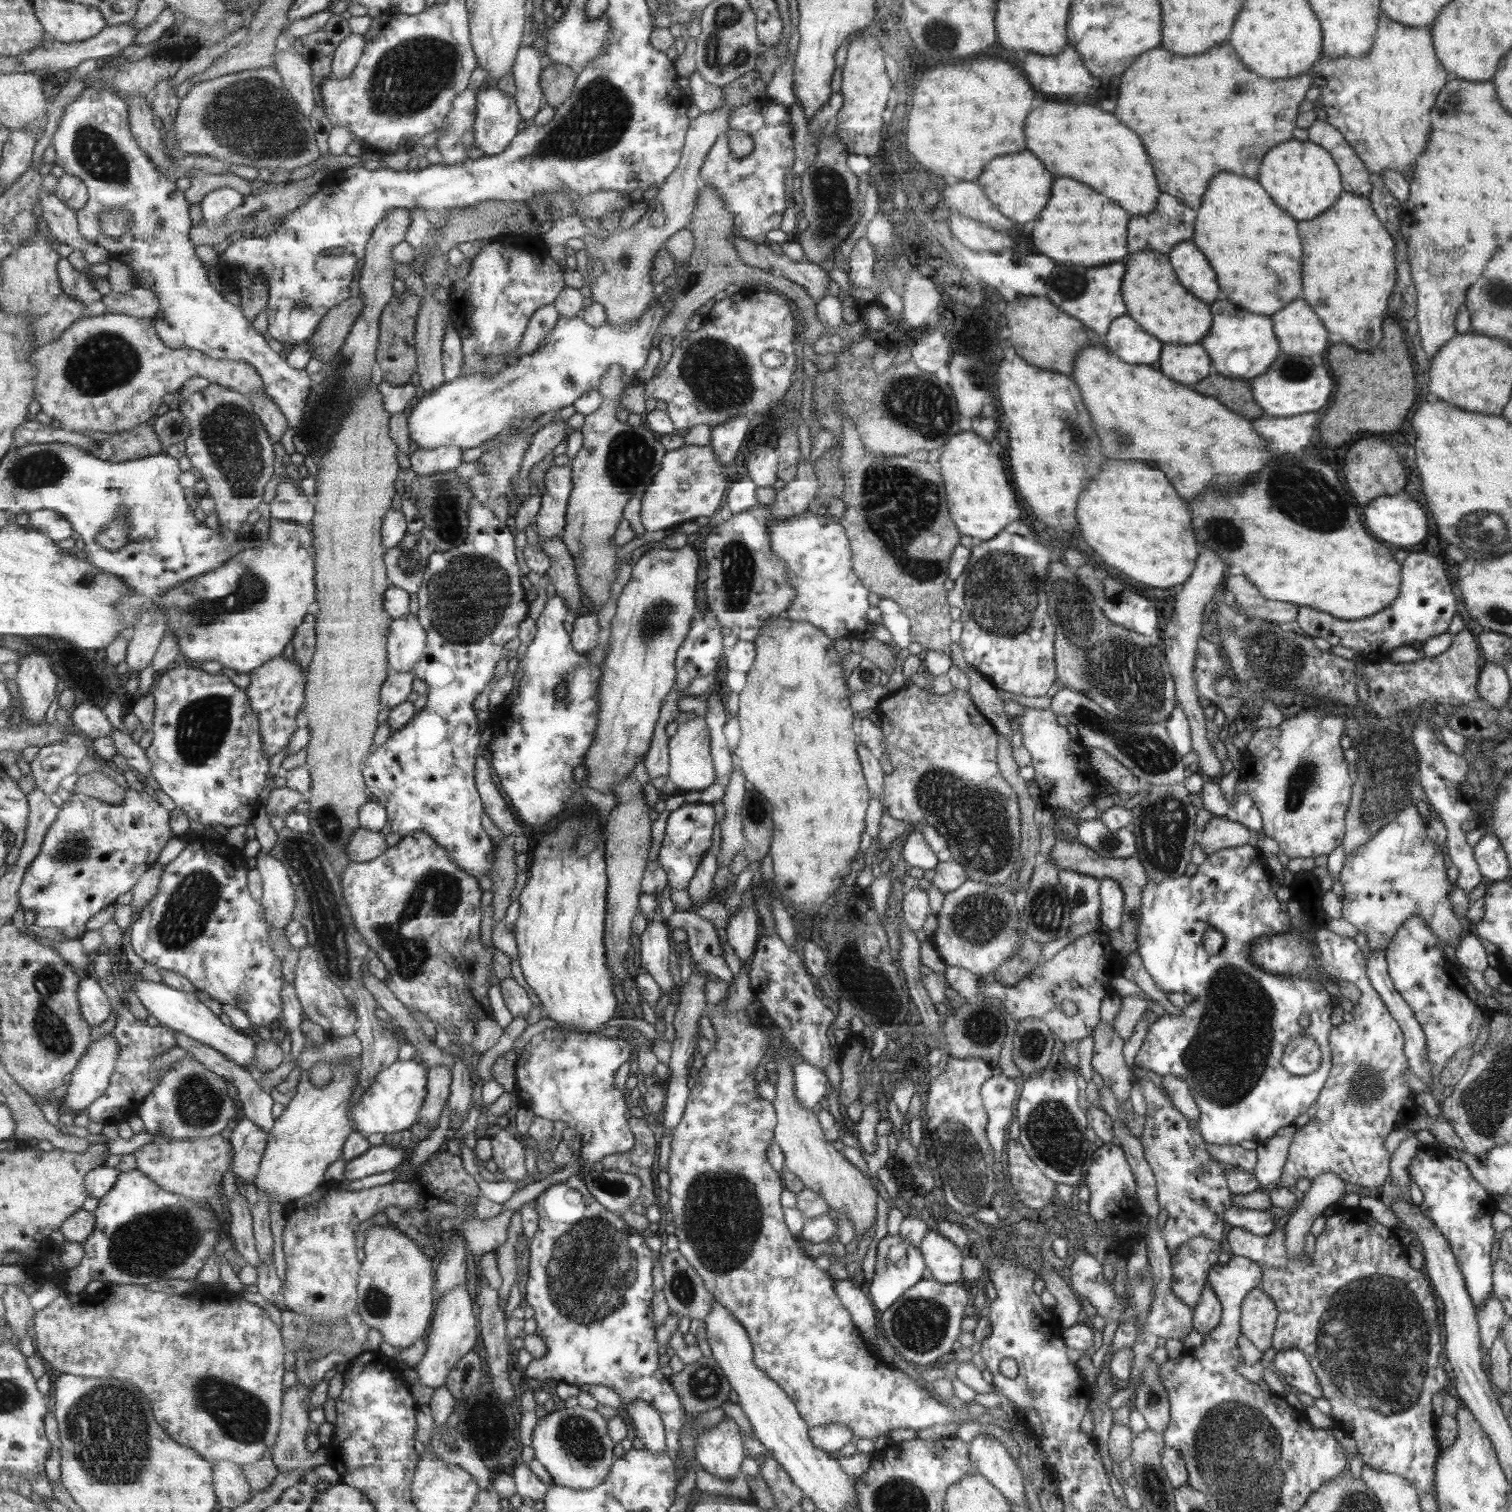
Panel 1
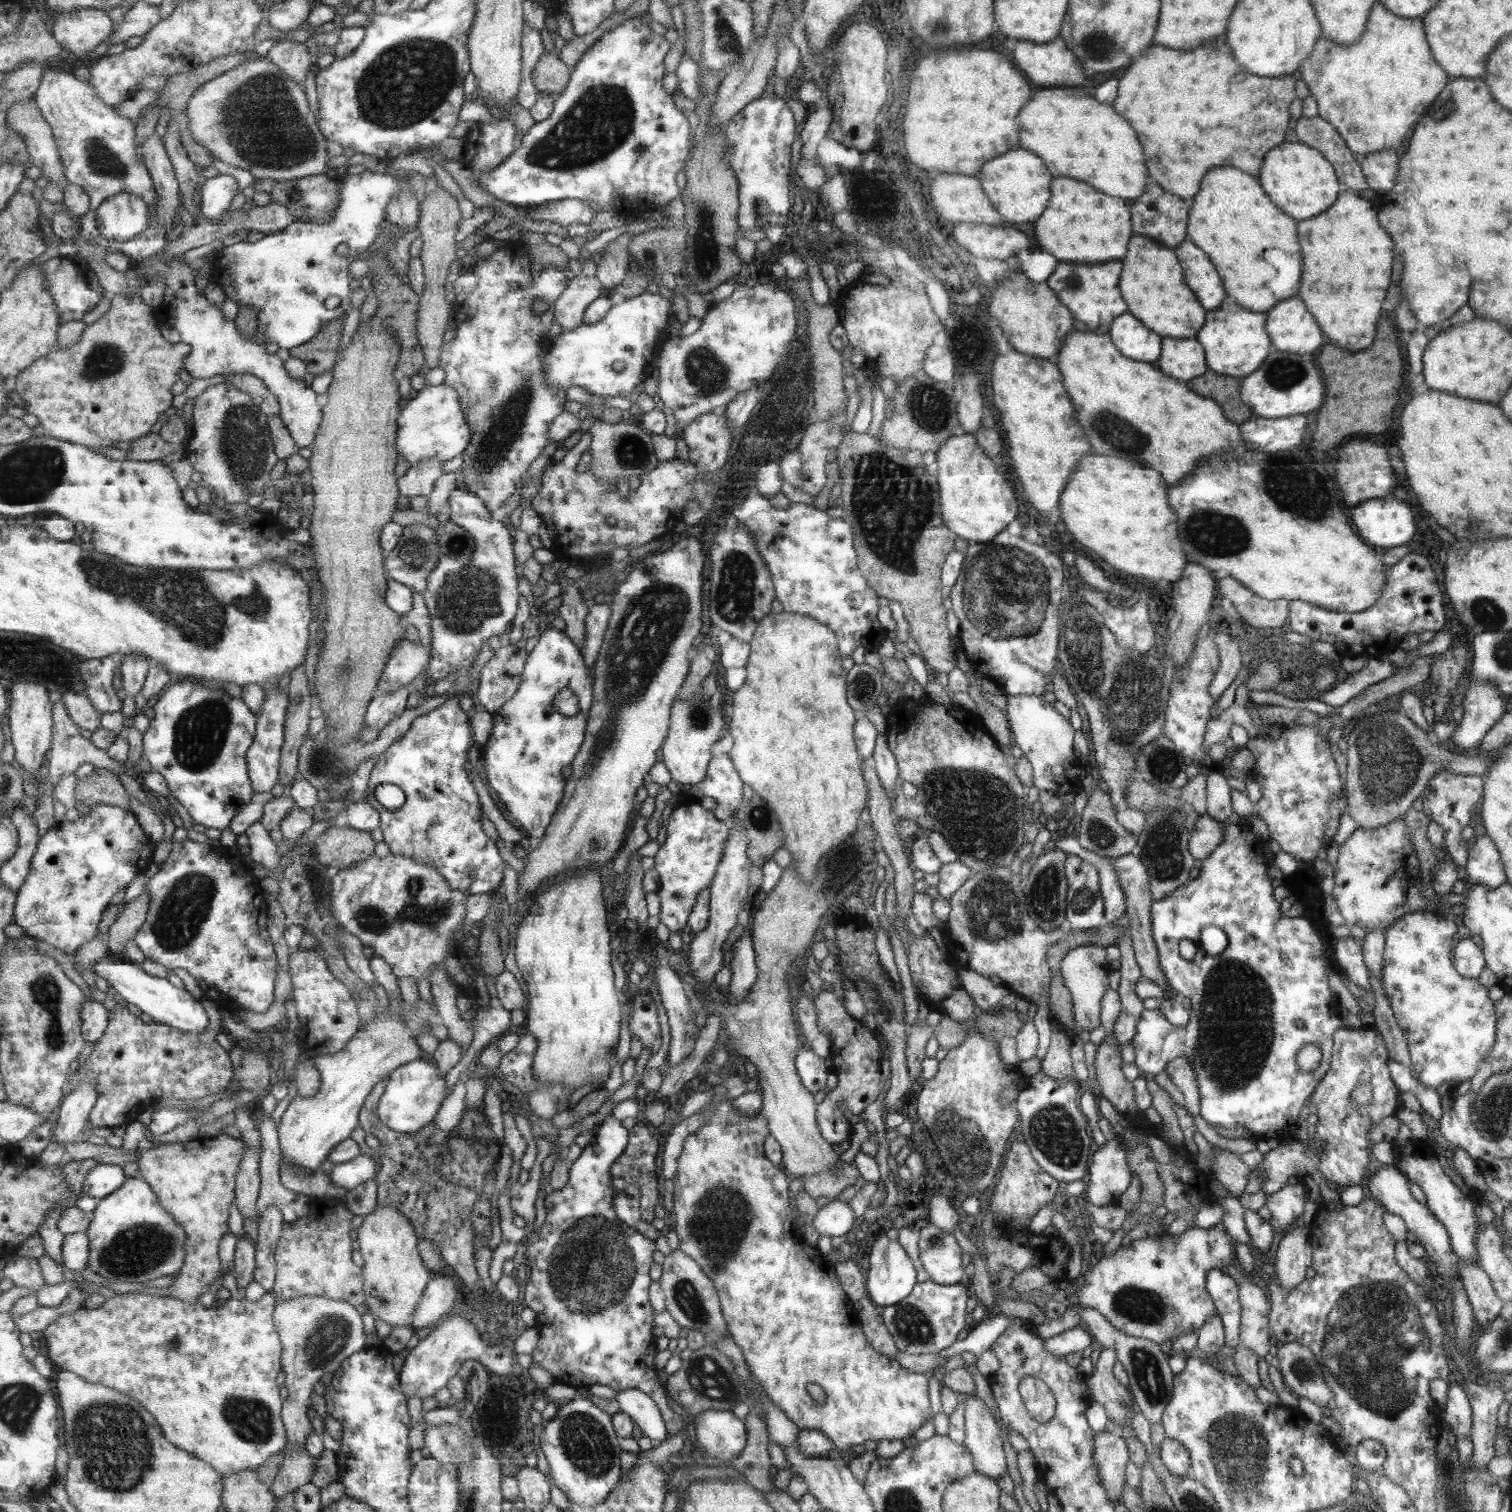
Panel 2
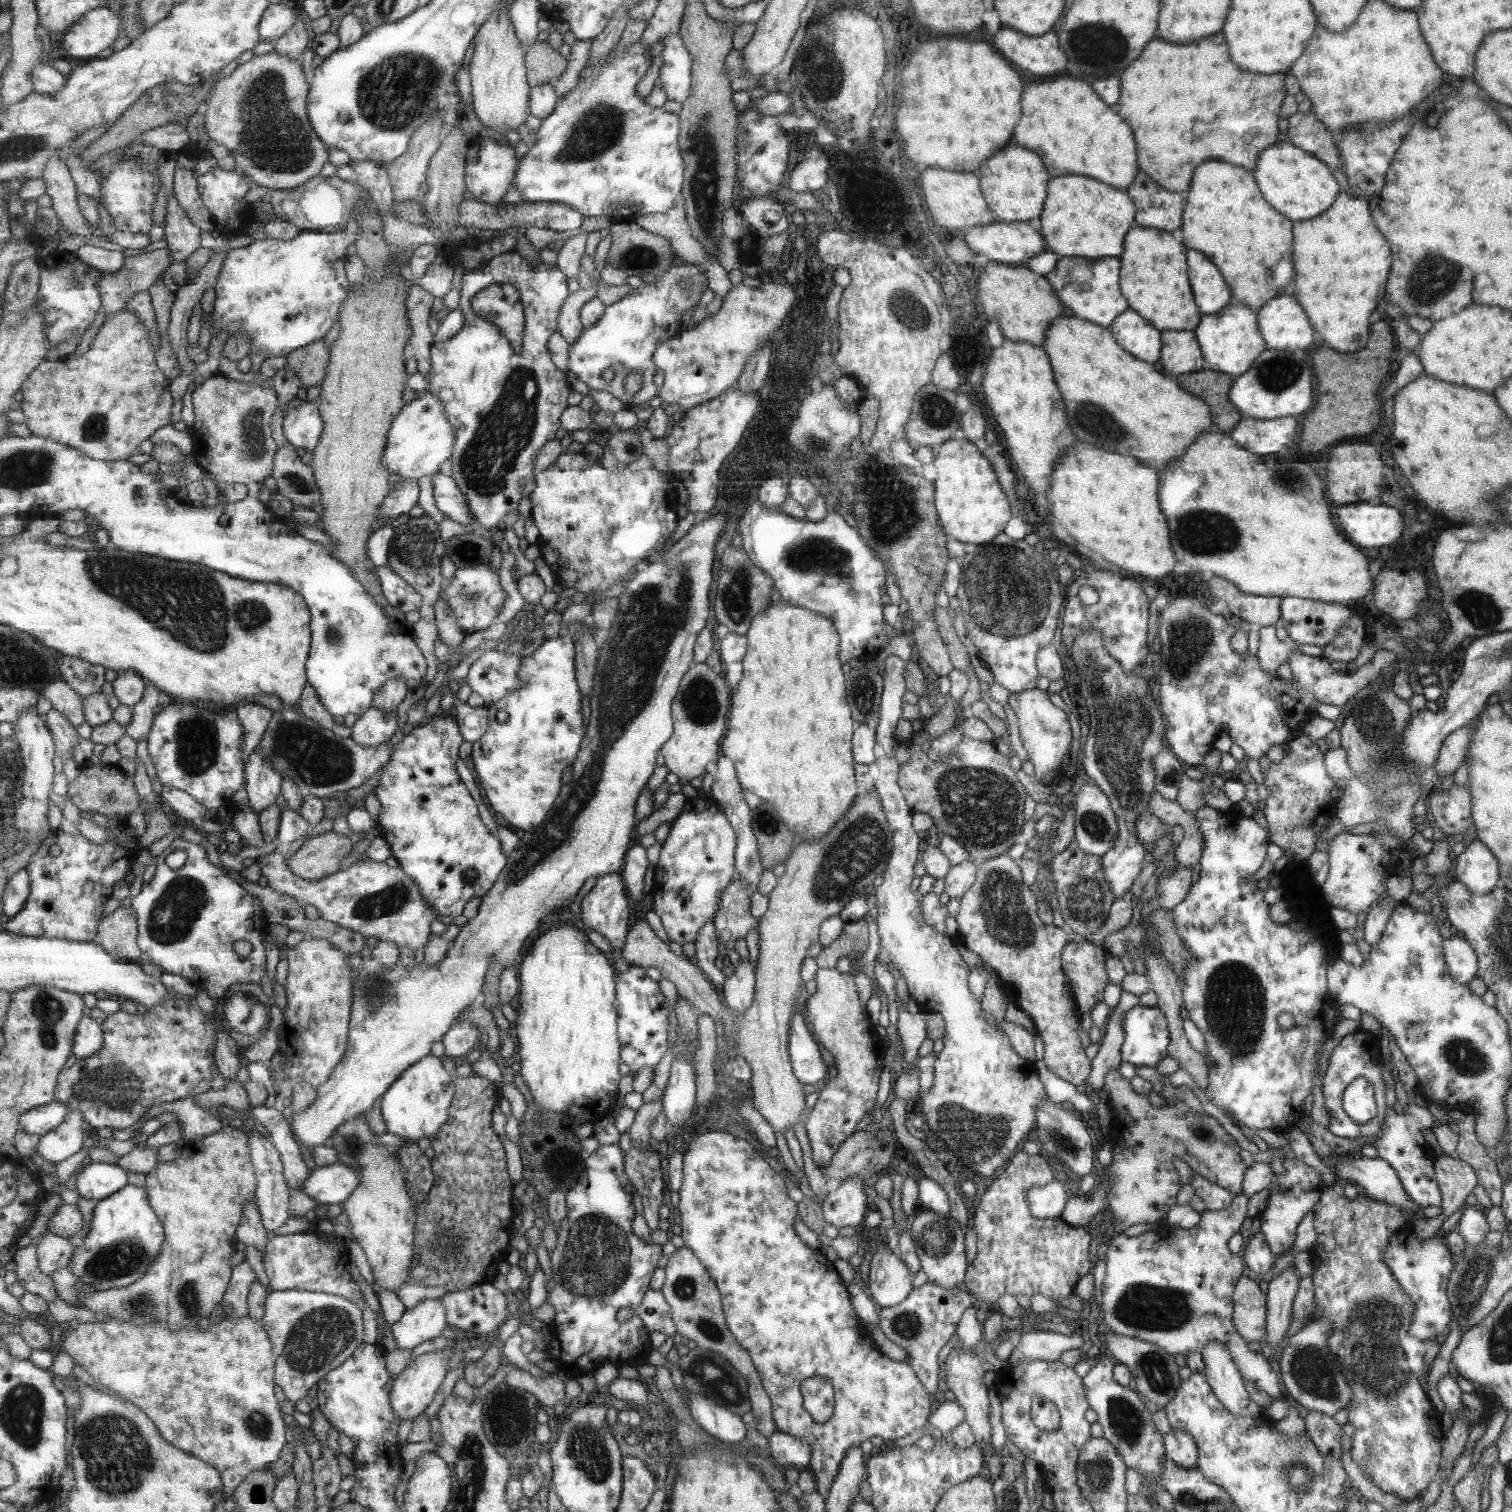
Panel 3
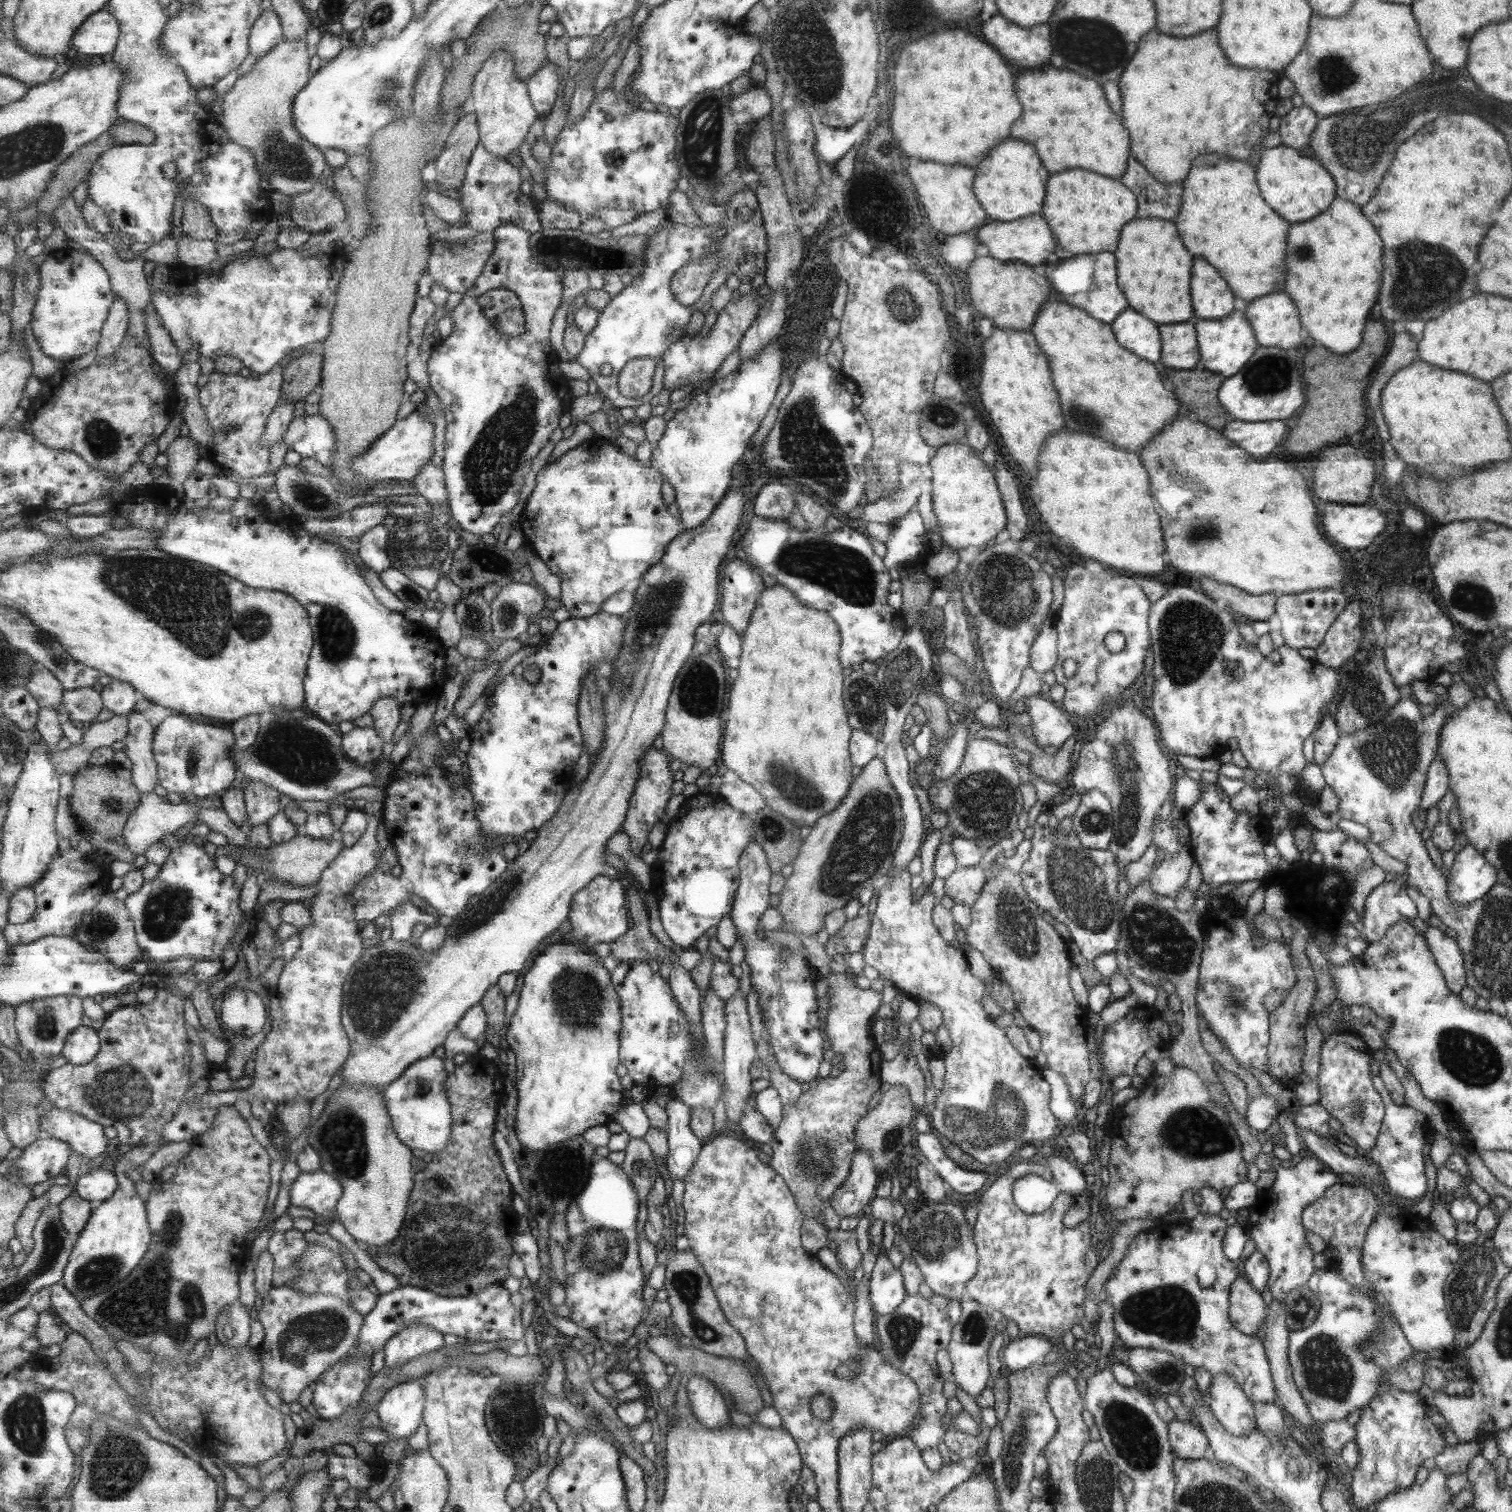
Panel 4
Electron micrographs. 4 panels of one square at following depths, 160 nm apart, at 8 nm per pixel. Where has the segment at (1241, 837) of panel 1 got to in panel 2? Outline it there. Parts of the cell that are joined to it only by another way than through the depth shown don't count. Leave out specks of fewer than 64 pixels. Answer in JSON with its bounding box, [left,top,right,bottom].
[1187,815,1222,860]

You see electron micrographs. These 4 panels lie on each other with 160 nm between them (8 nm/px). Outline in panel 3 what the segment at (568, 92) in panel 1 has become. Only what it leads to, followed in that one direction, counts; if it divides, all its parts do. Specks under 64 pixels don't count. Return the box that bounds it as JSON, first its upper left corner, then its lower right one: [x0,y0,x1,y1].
[526,41,567,87]

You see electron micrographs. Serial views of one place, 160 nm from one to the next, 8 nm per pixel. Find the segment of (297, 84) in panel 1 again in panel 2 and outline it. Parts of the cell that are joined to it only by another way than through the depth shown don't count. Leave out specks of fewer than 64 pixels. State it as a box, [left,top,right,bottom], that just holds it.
[266,41,315,84]

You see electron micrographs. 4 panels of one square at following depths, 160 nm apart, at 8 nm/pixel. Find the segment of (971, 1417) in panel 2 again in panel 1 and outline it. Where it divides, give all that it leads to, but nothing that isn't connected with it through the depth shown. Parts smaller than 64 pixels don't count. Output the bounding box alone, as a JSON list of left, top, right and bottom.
[969,1434,1029,1510]

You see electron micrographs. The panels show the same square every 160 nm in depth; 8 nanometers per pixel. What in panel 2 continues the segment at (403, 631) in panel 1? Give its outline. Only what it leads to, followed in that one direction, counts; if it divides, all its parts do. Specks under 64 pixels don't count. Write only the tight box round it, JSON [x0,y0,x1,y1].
[377,638,430,692]

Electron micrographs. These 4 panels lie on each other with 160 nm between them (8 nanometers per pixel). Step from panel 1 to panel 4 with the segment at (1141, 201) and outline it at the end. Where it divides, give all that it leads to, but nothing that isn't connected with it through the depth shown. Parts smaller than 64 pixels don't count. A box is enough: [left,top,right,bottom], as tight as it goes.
[1011,66,1130,179]

